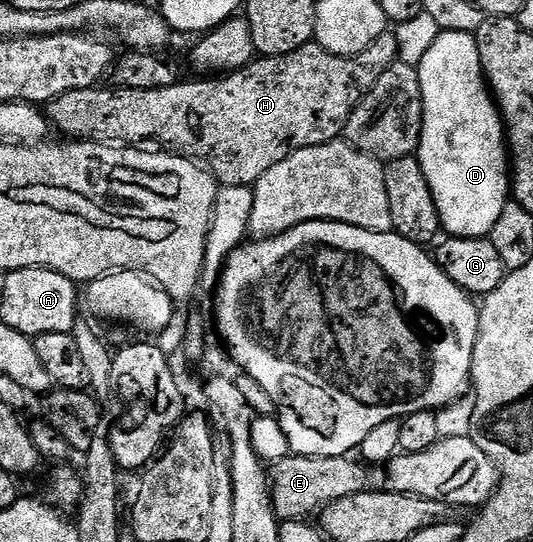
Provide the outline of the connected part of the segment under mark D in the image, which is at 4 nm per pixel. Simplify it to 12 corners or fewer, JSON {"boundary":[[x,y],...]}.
{"boundary":[[475,35],[418,71],[418,159],[449,237],[487,237],[510,145]]}

